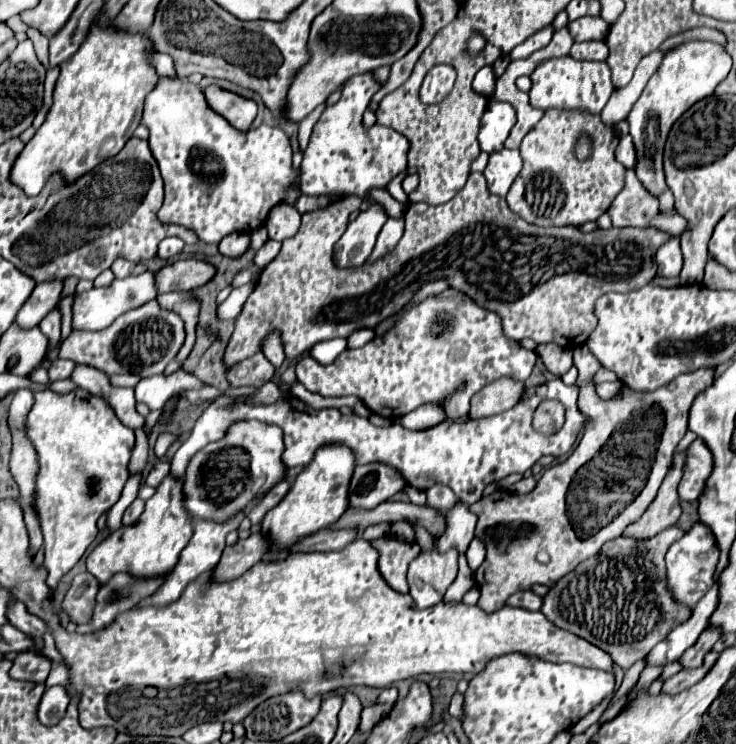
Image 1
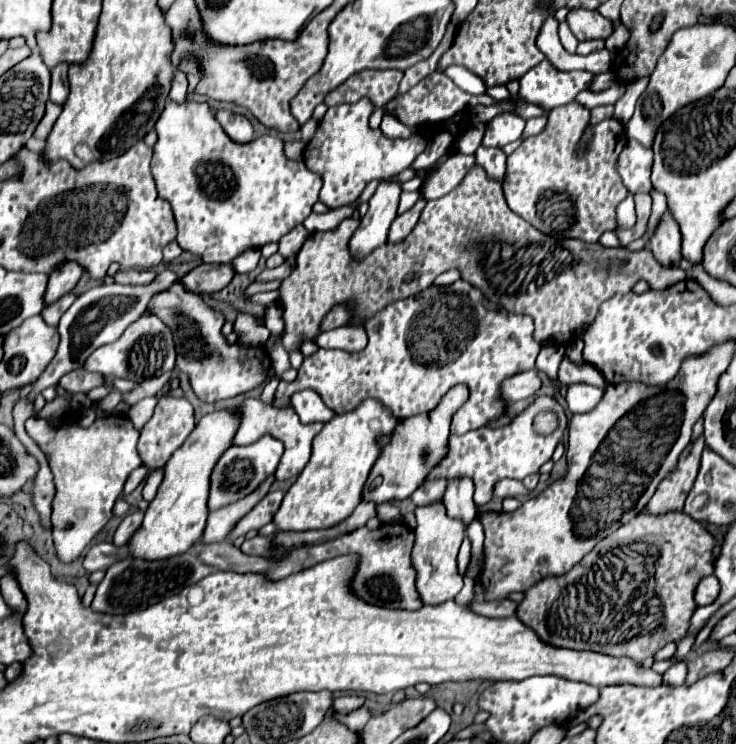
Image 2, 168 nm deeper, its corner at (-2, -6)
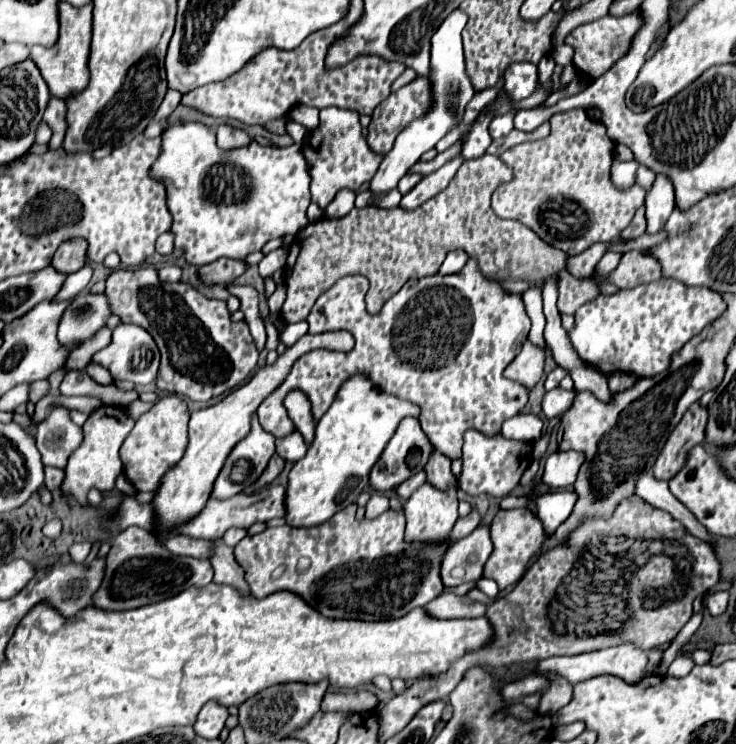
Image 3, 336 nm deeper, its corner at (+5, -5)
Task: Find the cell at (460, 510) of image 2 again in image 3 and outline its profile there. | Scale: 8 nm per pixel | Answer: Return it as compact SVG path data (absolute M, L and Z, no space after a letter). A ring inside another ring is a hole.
M439 450L433 452L431 460L425 466L425 472L427 482L439 490L449 490L451 486L457 486L457 476L451 472L451 460L443 456Z

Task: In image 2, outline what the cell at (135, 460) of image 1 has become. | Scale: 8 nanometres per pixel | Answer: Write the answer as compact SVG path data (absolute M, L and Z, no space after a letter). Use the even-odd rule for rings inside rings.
M146 397L146 399L142 399L142 401L138 401L136 405L130 407L128 417L130 417L130 421L134 423L136 429L144 427L144 423L152 417L154 407L156 407L156 397Z

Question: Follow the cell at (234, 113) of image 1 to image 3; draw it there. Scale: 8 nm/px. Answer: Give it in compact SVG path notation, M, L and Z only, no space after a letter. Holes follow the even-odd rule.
M221 124L217 128L217 146L223 150L241 148L241 146L247 146L249 142L251 142L251 138L241 128L235 128L229 124Z

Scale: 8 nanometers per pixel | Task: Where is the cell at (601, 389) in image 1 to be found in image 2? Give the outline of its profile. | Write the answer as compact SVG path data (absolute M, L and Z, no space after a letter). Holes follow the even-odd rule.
M586 383L570 385L568 393L566 393L566 409L572 415L576 415L576 413L588 413L588 411L592 411L598 405L598 401L602 399L602 395L604 395L602 389L586 385Z

